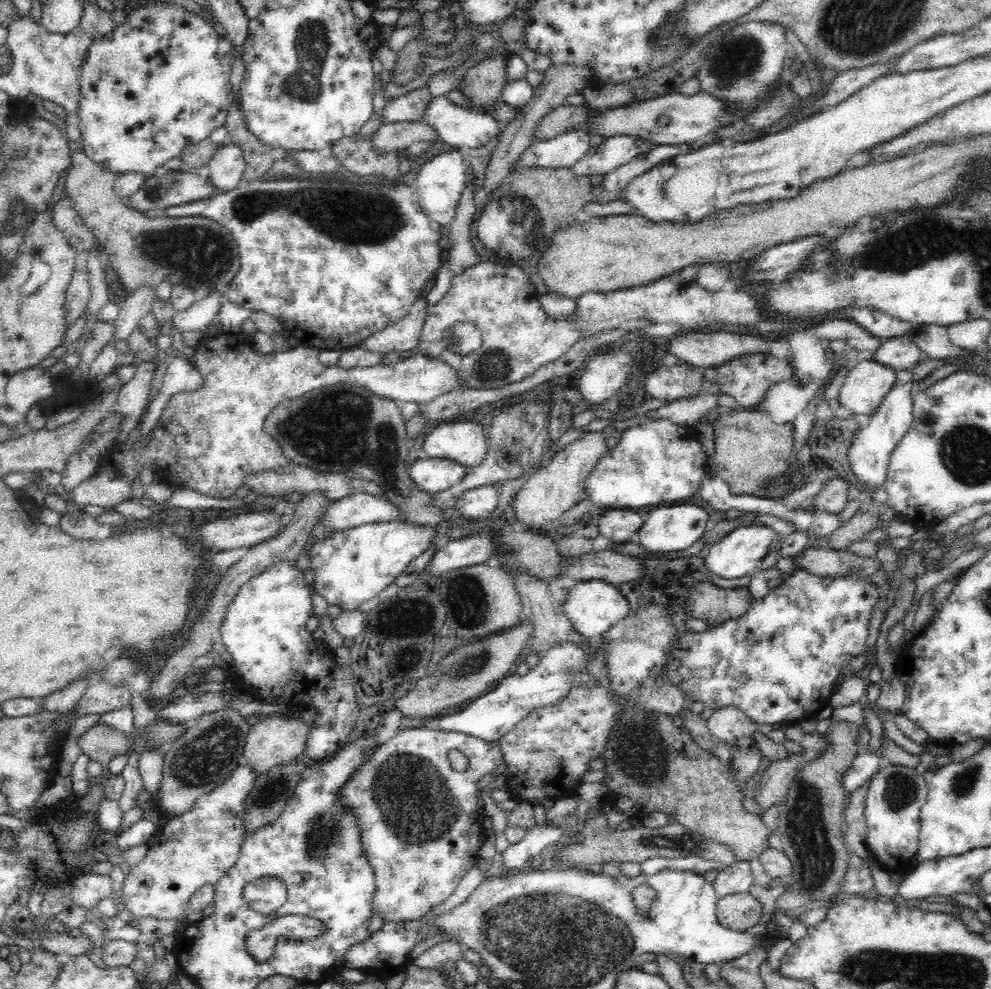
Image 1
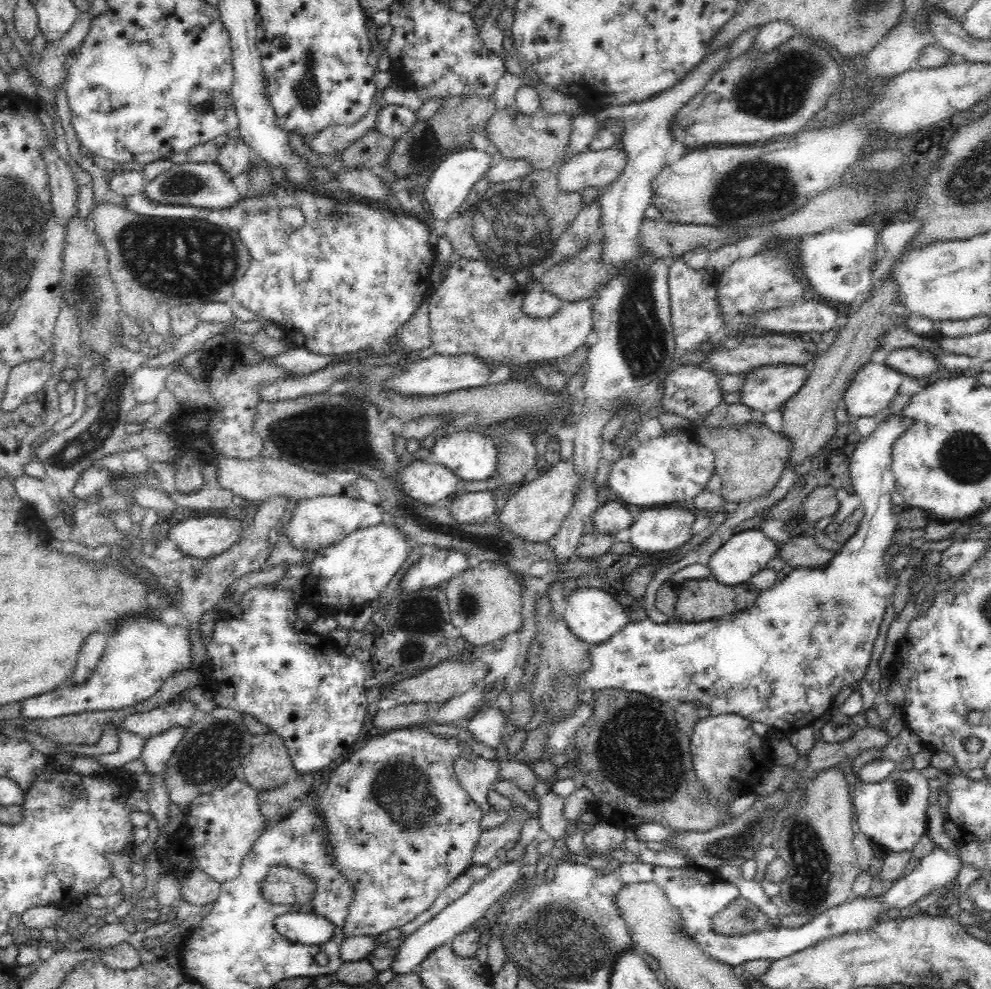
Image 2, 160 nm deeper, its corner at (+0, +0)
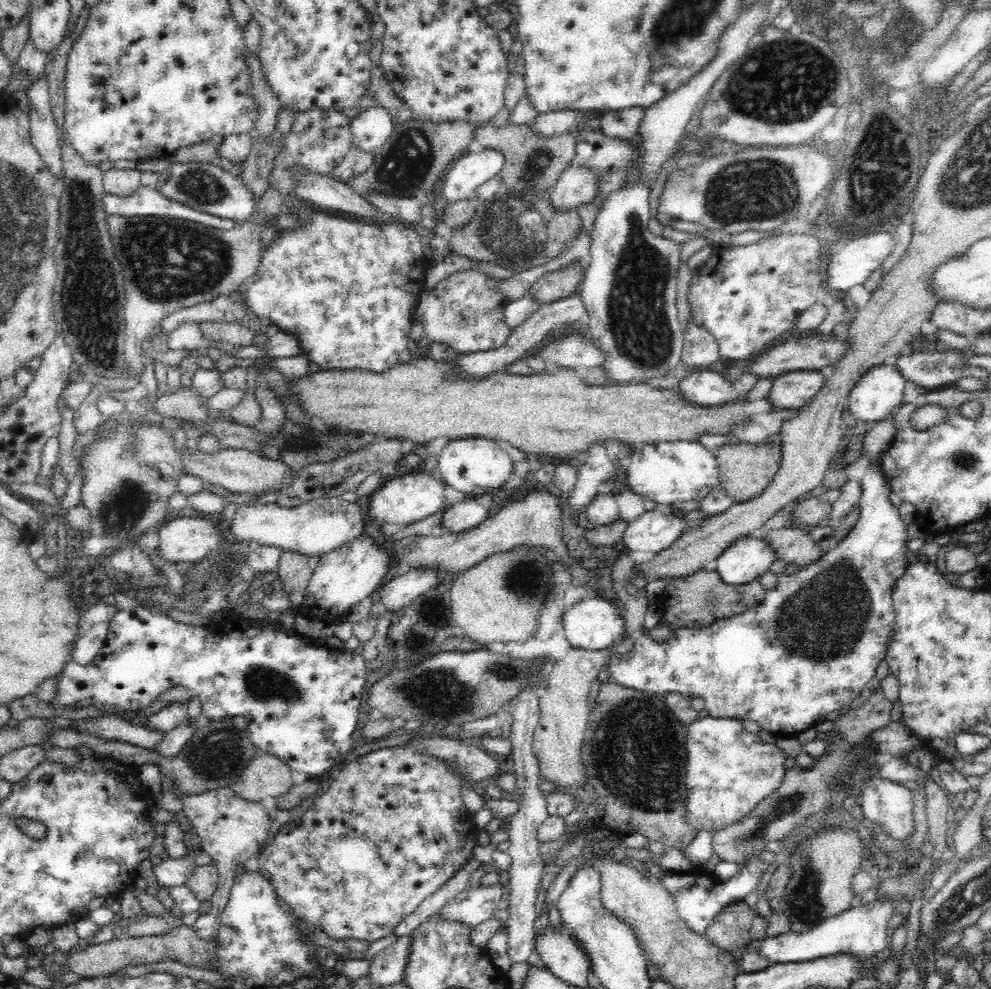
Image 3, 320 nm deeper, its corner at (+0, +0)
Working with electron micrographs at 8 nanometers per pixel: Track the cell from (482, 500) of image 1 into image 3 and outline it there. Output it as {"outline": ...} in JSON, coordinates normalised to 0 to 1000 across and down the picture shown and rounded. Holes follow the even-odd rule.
{"outline":[[[471,504],[448,516],[442,537],[462,540],[484,532],[493,523],[494,520],[482,510],[480,504]]]}

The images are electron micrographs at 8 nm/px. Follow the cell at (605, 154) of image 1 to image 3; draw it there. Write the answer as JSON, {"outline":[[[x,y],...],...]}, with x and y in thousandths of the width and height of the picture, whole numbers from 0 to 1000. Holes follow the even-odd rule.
{"outline":[[[571,169],[555,194],[555,205],[561,213],[583,212],[603,194],[603,181],[587,169]]]}

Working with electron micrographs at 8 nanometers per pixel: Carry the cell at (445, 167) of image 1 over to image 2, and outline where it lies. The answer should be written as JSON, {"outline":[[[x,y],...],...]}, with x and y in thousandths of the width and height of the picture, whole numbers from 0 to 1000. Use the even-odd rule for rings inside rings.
{"outline":[[[479,150],[448,159],[448,162],[444,164],[434,178],[428,193],[429,207],[434,218],[436,218],[436,222],[450,223],[457,218],[460,215],[460,210],[470,202],[479,186],[490,178],[491,172],[495,169],[495,164],[496,157],[494,155]]]}

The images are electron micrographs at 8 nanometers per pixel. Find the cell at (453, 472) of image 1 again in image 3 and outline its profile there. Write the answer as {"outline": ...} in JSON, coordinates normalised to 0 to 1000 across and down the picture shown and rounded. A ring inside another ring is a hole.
{"outline":[[[417,476],[412,480],[397,483],[374,499],[371,509],[371,526],[373,532],[388,534],[391,537],[399,536],[401,532],[418,530],[428,526],[431,522],[447,514],[448,489],[440,486],[434,478],[421,478]]]}

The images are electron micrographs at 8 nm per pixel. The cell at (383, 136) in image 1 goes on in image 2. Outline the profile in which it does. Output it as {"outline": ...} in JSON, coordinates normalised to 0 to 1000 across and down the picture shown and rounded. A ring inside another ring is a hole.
{"outline":[[[371,132],[360,143],[357,143],[343,157],[347,171],[371,170],[385,167],[390,156],[396,152],[396,139],[387,138],[383,132]]]}

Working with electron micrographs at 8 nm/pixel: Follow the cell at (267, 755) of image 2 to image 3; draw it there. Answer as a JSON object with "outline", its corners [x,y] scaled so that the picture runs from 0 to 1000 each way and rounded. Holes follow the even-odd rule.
{"outline":[[[260,761],[234,797],[237,805],[249,811],[262,812],[269,806],[279,808],[294,799],[294,778],[279,764]]]}

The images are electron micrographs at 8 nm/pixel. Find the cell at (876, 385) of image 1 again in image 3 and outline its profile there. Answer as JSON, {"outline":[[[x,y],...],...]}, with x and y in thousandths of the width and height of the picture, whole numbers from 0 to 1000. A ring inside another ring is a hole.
{"outline":[[[901,365],[880,371],[859,394],[856,414],[863,425],[870,427],[898,425],[912,408],[915,385]]]}

